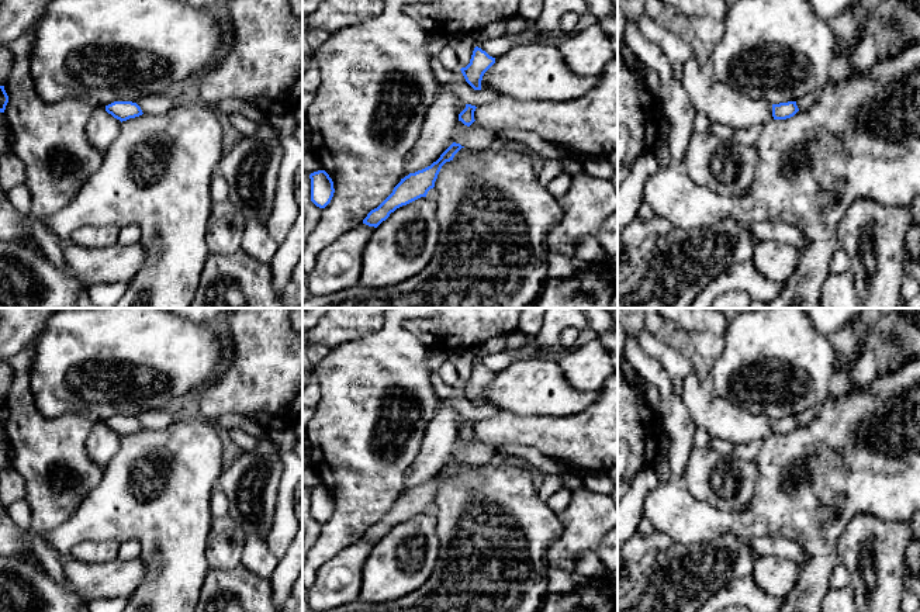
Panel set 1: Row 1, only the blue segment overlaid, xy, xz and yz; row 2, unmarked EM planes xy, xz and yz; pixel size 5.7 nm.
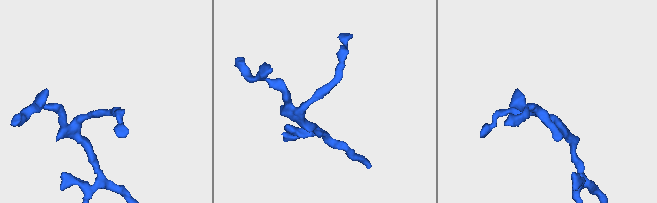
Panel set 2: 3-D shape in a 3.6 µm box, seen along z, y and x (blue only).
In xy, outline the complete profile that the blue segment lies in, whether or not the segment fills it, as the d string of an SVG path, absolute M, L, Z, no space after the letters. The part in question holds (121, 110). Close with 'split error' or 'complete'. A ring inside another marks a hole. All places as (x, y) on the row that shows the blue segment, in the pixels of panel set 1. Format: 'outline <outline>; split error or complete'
outline M114 101L106 106L106 111L121 122L143 114L141 107L132 101Z; complete

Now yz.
outline M796 101L772 104L774 120L786 120L793 117L799 111Z; complete

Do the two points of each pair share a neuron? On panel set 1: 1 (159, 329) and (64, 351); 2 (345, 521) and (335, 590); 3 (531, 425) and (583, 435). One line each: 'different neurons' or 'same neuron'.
1: same neuron
2: different neurons
3: same neuron

